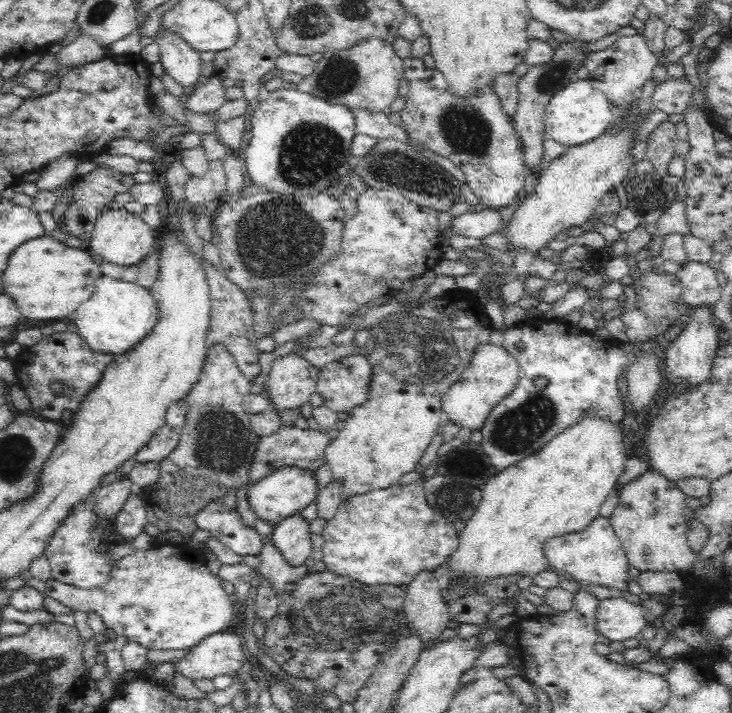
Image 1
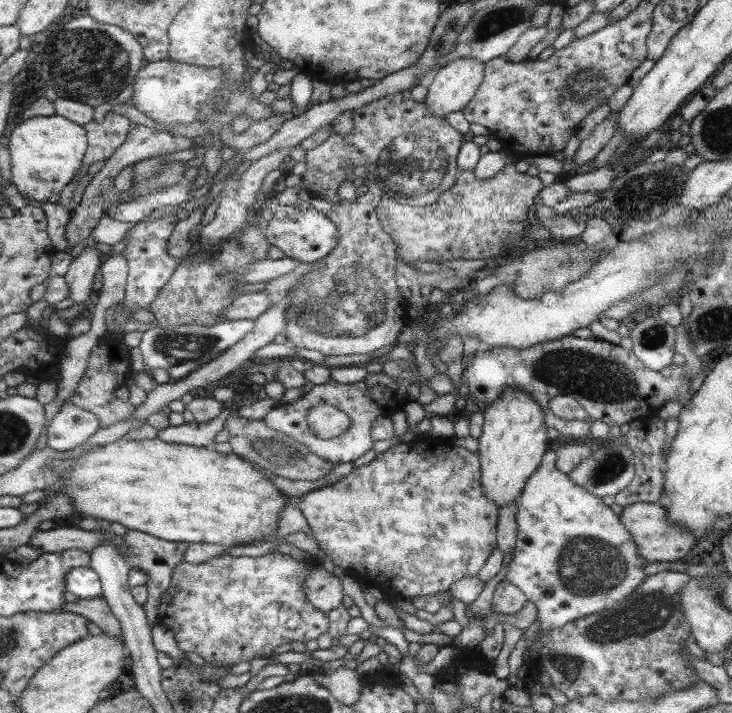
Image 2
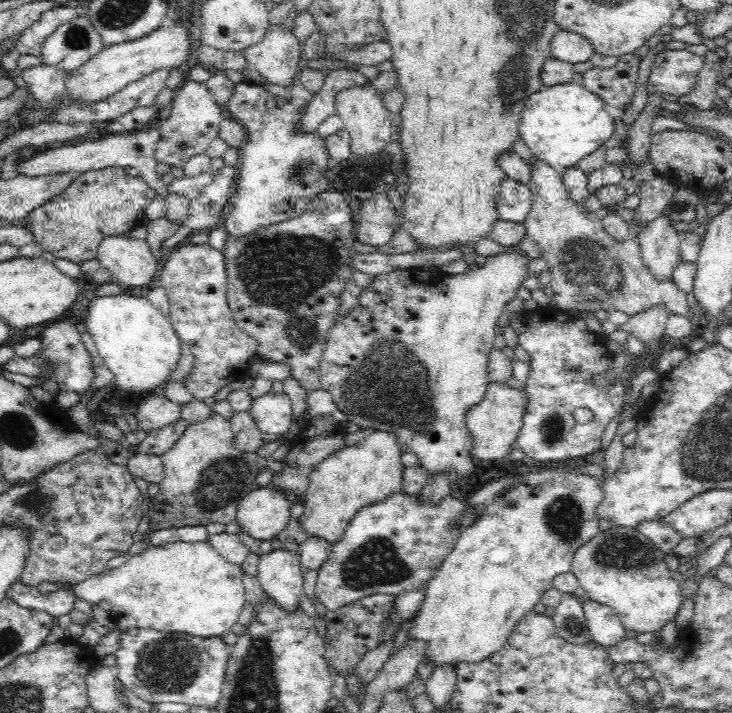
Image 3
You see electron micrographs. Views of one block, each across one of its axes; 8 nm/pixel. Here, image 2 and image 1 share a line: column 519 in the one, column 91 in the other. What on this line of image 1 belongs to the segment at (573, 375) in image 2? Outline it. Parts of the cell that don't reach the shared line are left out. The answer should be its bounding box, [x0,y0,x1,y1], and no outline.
[14,331,116,420]

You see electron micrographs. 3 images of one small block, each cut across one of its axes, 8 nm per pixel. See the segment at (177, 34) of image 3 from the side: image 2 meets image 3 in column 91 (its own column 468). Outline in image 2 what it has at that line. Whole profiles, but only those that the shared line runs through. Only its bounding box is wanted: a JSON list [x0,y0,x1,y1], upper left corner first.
[424,59,484,118]

